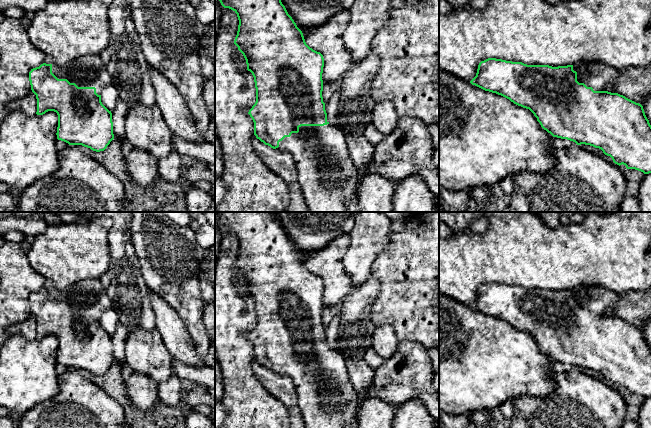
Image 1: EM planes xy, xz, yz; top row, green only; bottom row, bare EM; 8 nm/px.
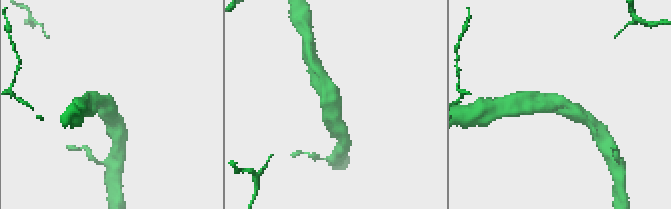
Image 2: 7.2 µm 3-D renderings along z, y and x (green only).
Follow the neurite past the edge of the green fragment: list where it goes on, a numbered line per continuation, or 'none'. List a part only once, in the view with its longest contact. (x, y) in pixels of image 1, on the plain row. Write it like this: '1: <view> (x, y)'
1: xz (326, 397)

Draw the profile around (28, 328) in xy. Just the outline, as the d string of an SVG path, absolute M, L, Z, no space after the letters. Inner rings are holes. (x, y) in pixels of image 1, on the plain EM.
M31 315L28 319L18 324L12 325L5 330L6 336L21 335L26 339L34 339L37 336L36 319Z

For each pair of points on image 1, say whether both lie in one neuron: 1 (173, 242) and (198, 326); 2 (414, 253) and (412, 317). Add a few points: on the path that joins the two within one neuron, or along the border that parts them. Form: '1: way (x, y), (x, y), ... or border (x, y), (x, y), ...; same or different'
1: way (173, 263), (173, 275), (189, 305); same
2: way (414, 269), (414, 301); same

